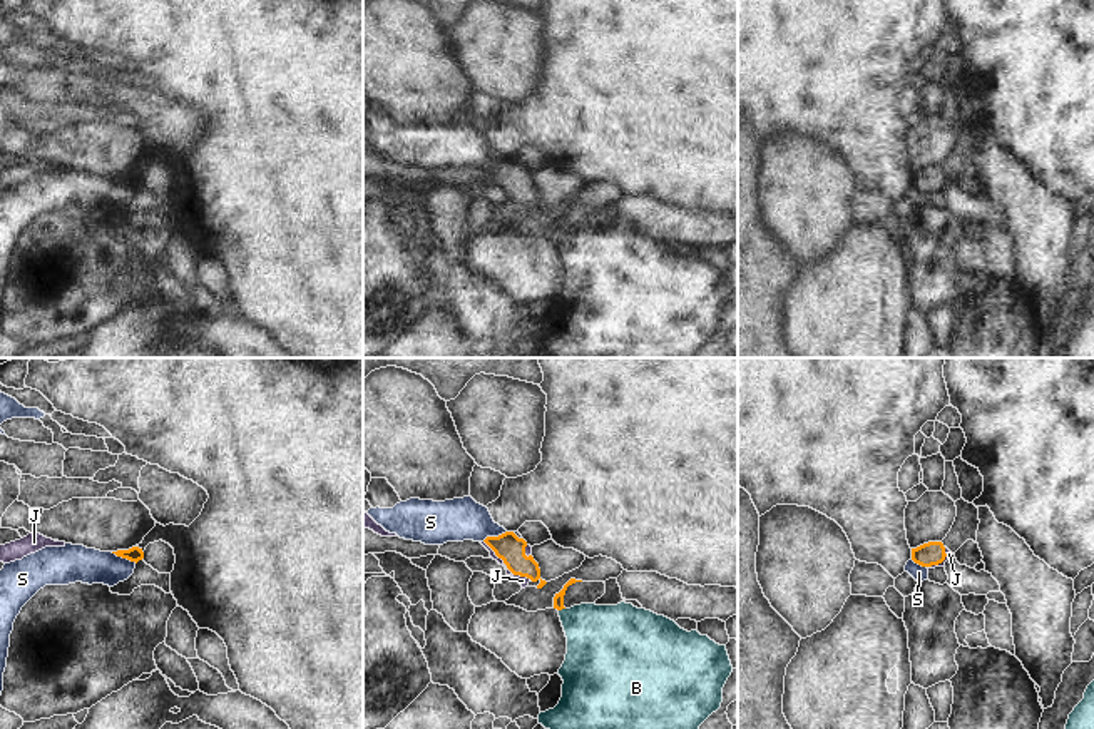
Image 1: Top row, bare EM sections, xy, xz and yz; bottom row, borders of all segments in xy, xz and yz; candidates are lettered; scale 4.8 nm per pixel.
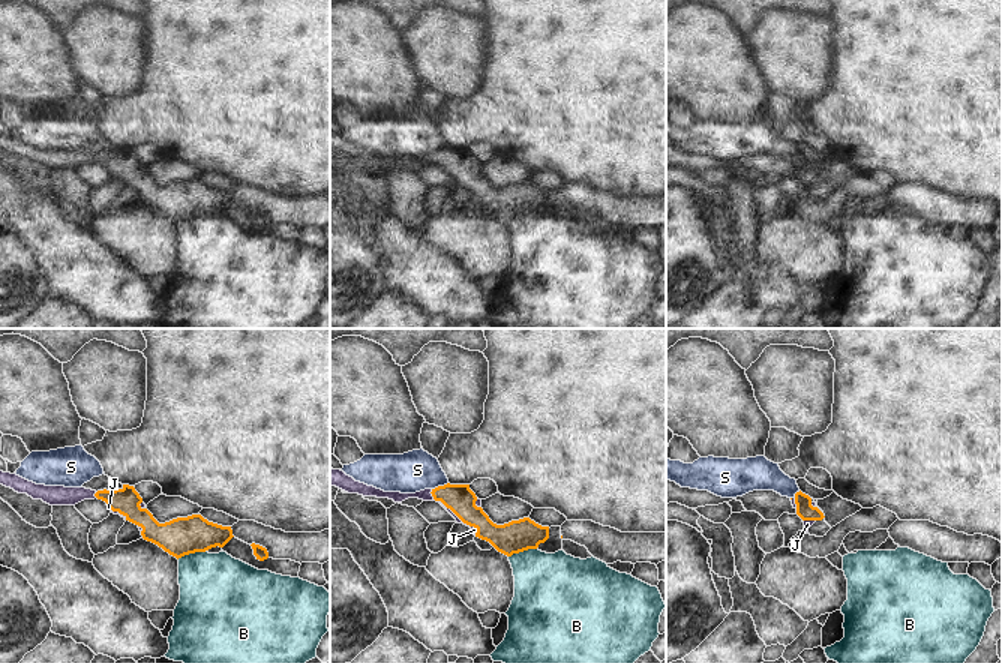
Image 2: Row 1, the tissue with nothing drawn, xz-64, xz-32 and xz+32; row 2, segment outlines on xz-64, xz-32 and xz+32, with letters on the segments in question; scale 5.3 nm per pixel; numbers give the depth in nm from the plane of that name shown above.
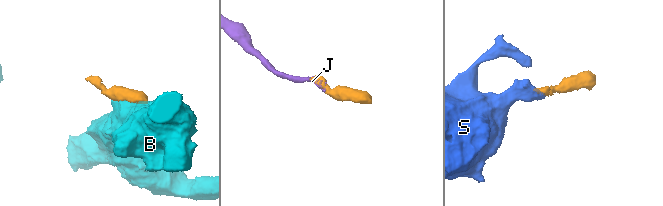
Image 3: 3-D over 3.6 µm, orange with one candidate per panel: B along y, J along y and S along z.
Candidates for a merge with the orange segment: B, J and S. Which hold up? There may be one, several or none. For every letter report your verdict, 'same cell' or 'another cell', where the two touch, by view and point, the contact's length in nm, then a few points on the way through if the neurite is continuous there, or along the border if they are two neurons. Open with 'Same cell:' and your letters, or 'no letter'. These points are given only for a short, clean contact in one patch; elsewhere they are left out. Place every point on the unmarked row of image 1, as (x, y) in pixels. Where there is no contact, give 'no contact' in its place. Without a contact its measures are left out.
Same cell: J
B: another cell; meets orange in xz at (561, 234); contact 40 nm long
J: same cell; meets orange in xz at (506, 189); contact 300 nm long; runs through xz (509, 173), (506, 189), (522, 206)
S: another cell; meets orange in xy at (124, 183); contact 140 nm long; border along xy (111, 178), (136, 188)

